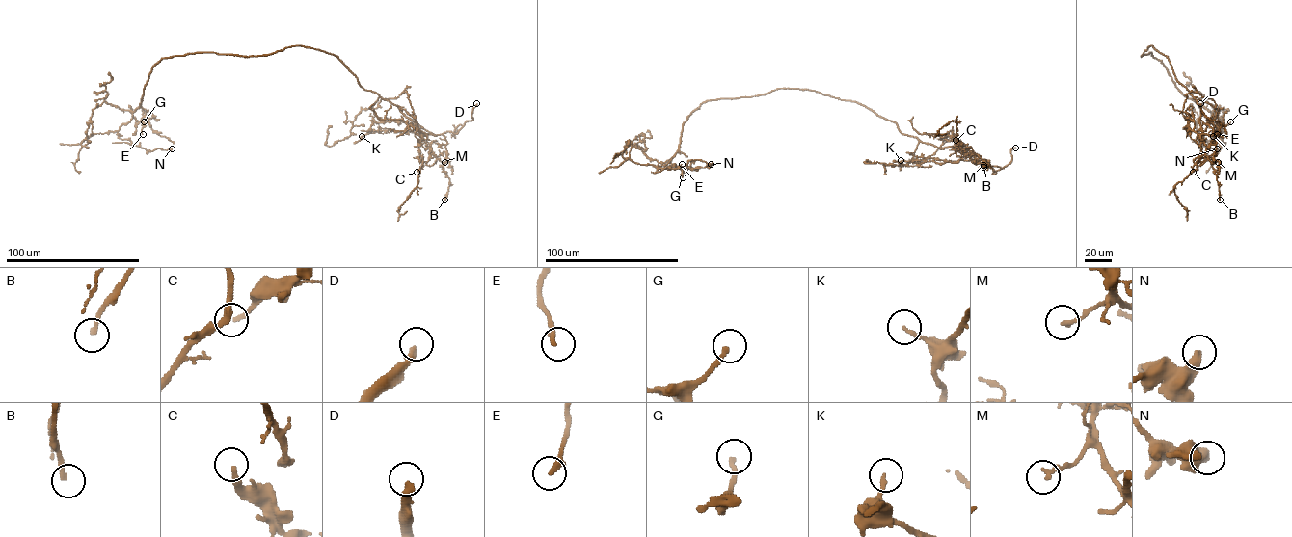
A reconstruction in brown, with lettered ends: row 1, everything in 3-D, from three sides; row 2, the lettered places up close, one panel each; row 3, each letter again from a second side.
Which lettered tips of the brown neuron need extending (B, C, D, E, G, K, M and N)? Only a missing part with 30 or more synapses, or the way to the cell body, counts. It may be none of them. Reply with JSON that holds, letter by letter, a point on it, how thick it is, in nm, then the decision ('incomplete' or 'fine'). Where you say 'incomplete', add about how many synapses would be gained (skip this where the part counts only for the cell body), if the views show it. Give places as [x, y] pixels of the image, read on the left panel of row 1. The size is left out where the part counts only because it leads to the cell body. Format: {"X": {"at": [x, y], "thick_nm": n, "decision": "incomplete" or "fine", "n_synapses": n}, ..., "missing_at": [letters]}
{"B": {"at": [444, 200], "thick_nm": 180, "decision": "fine"}, "C": {"at": [417, 172], "thick_nm": 220, "decision": "fine"}, "D": {"at": [476, 103], "thick_nm": 320, "decision": "incomplete"}, "E": {"at": [143, 134], "thick_nm": 240, "decision": "incomplete", "n_synapses": 30}, "G": {"at": [144, 121], "thick_nm": 220, "decision": "fine"}, "K": {"at": [362, 136], "thick_nm": 170, "decision": "fine"}, "M": {"at": [444, 162], "thick_nm": 200, "decision": "fine"}, "N": {"at": [172, 148], "thick_nm": 500, "decision": "fine"}, "missing_at": ["D", "E"]}

